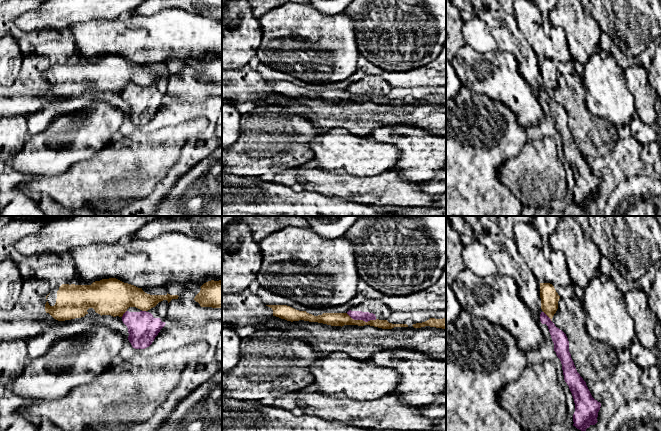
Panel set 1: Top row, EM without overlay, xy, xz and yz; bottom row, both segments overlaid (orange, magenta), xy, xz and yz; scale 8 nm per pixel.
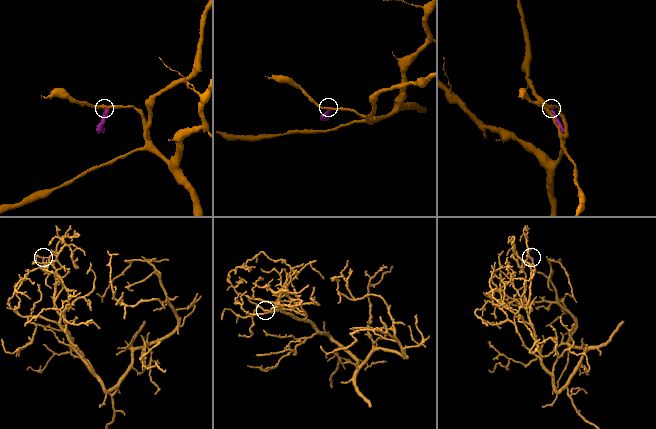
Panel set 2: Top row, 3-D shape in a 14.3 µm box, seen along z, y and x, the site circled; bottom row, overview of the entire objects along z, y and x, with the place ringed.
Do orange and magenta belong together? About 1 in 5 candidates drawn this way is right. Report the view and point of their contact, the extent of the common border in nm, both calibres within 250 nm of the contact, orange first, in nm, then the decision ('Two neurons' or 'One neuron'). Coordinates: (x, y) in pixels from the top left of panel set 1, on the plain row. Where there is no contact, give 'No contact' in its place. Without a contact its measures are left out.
Touches orange at xz (361, 96). Shared border 260 nm. Thickness 110 nm (orange) against 80 nm. Two neurons

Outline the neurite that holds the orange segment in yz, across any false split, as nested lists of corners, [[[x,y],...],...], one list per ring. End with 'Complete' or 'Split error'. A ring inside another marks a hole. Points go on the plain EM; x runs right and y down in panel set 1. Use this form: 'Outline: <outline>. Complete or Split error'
Outline: [[[540,59],[541,85],[551,95],[558,85],[560,72],[550,59]]]. Complete

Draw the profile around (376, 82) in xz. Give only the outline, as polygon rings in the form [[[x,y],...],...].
[[[381,74],[365,76],[358,82],[352,83],[347,90],[354,96],[387,96],[391,86],[383,79]]]

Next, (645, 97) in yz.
[[[636,62],[623,71],[623,77],[634,98],[635,114],[646,125],[656,125],[658,94],[649,85],[648,71]]]

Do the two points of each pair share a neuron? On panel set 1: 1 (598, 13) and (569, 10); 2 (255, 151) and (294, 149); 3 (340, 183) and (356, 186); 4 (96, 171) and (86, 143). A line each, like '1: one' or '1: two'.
1: two
2: one
3: one
4: two

